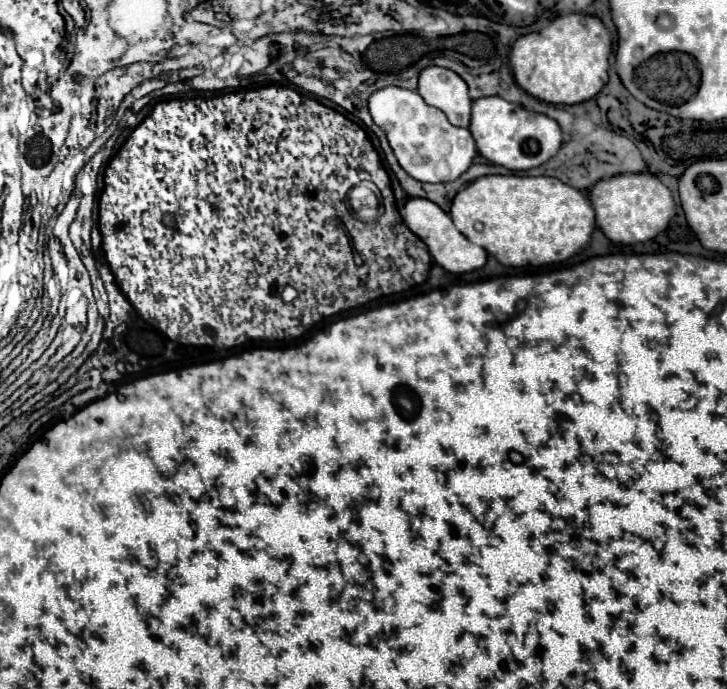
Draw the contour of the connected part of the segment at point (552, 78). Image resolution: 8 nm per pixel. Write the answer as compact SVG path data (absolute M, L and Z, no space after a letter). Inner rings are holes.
M565 14L547 28L521 36L511 48L511 68L517 84L531 96L551 104L591 100L607 84L611 38L597 16Z

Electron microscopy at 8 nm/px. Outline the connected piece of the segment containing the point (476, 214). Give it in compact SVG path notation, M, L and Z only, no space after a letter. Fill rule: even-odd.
M483 176L463 188L451 206L451 220L461 234L473 244L485 248L493 258L505 266L515 268L539 268L547 264L559 264L583 250L595 230L595 212L587 194L549 176Z

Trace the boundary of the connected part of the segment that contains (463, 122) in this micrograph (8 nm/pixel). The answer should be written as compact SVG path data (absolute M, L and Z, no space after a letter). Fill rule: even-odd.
M429 66L429 68L425 68L425 70L419 74L419 94L421 94L421 98L423 98L429 106L439 108L439 110L447 116L447 120L449 120L453 126L463 126L463 128L469 126L469 114L471 114L471 104L473 104L473 100L469 98L467 84L465 84L465 82L461 80L461 76L457 76L453 70L439 68L439 66Z

